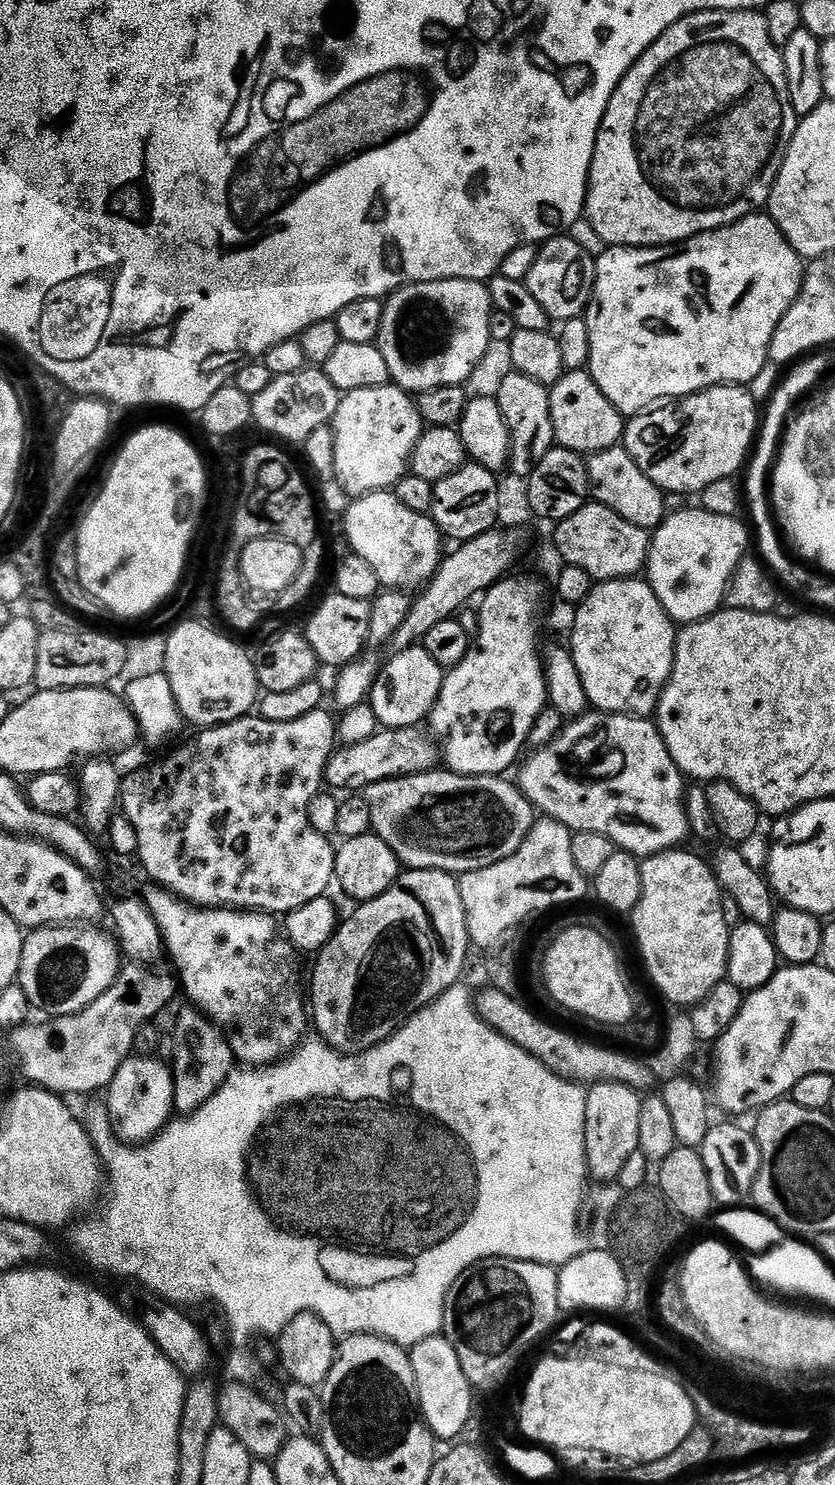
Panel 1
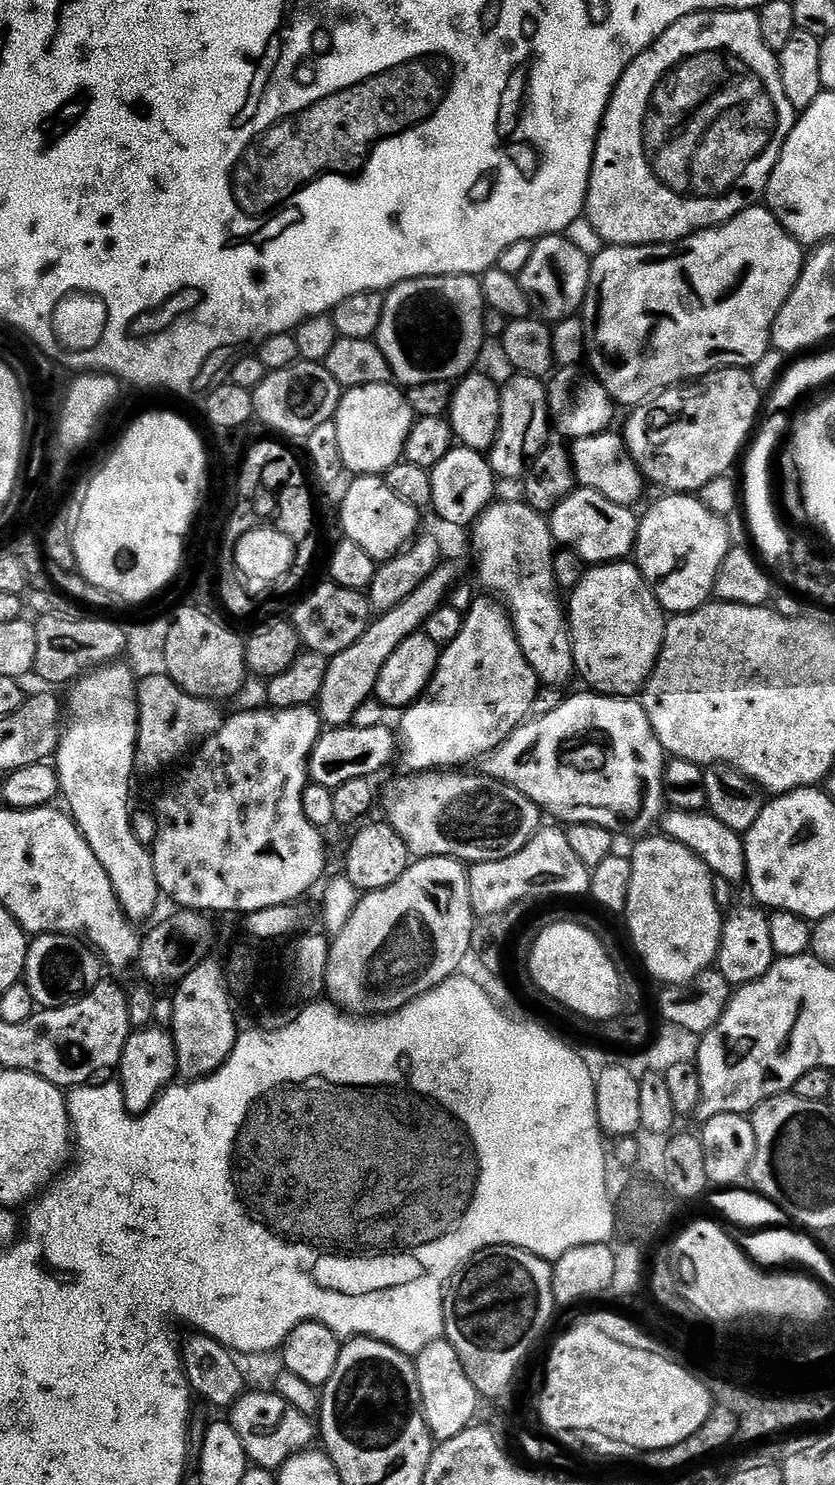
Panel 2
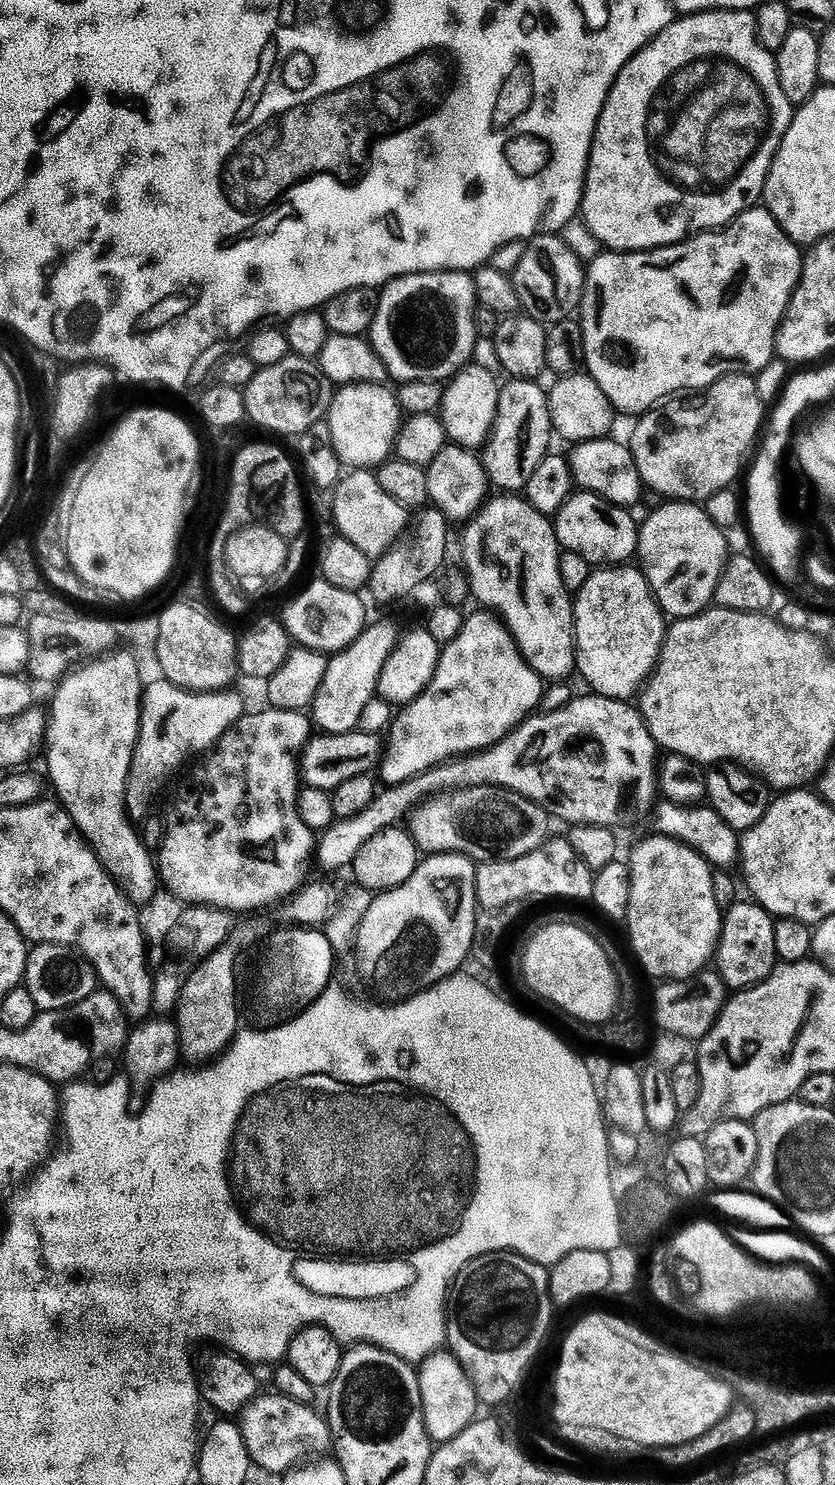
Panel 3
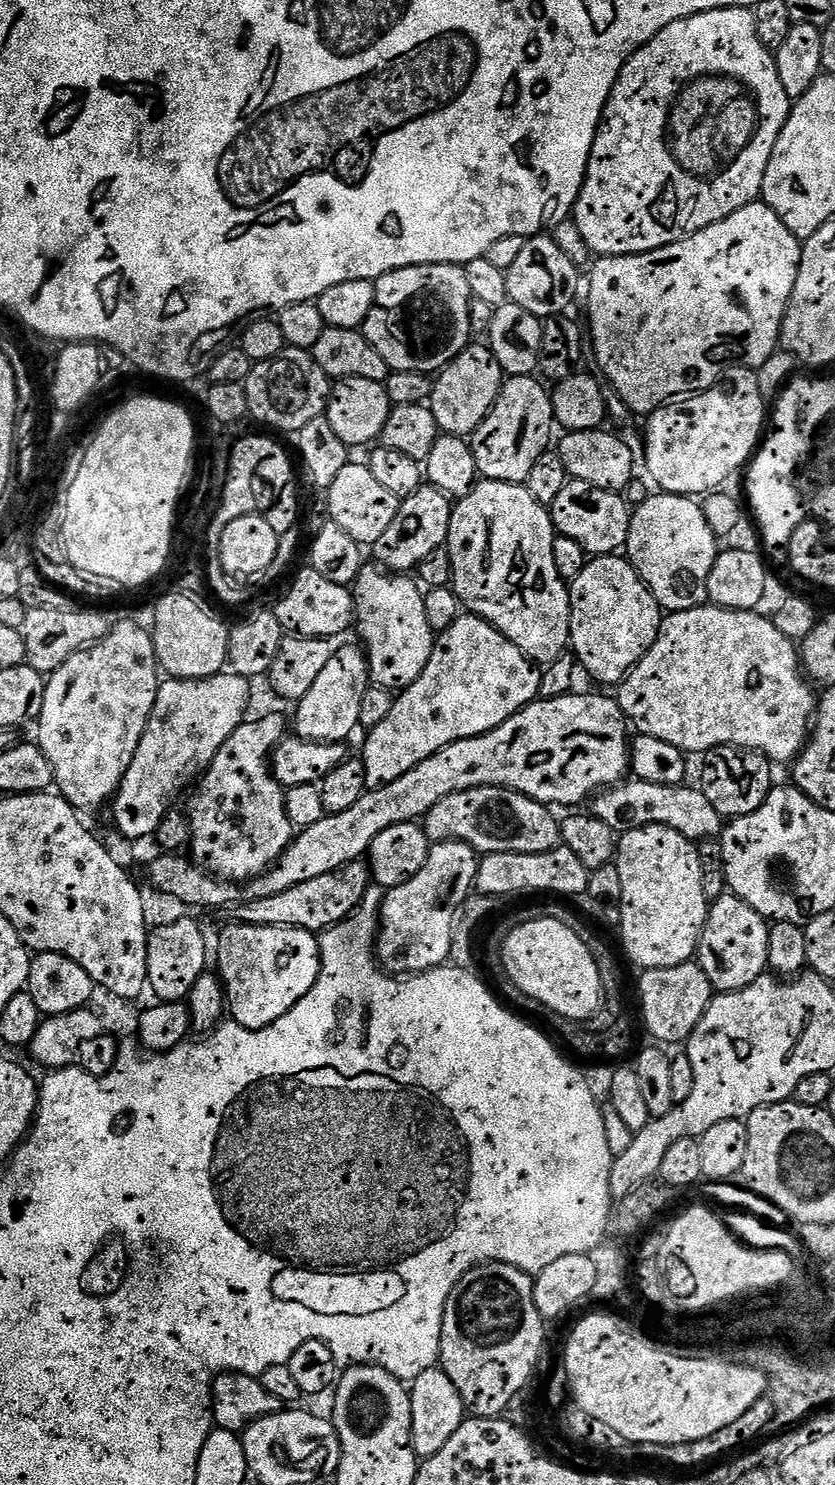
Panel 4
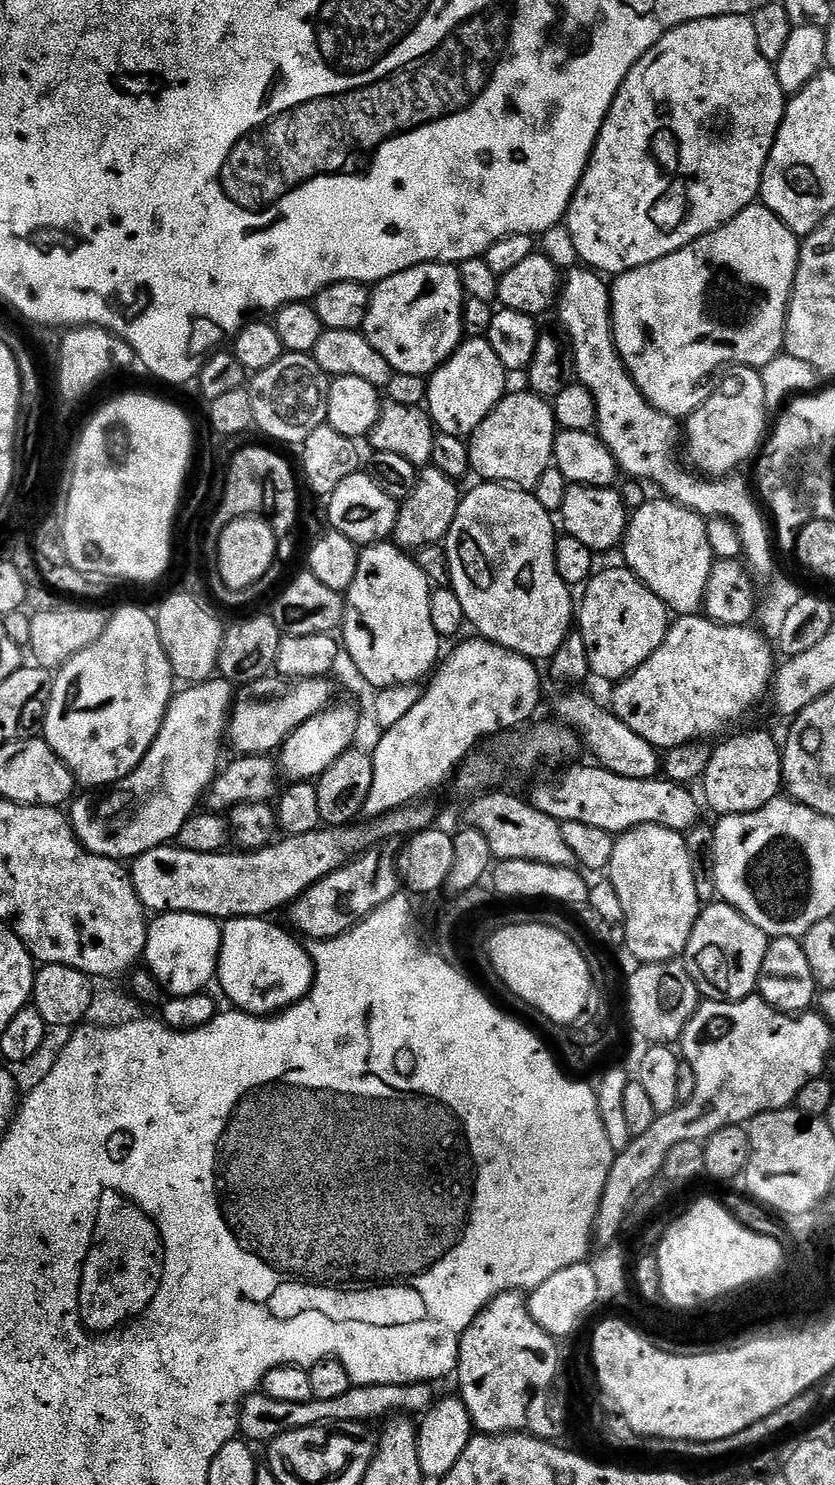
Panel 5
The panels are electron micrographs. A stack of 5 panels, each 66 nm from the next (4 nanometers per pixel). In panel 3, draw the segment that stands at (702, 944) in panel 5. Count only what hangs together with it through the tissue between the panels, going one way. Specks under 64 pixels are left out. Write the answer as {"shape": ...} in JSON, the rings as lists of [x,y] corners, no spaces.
{"shape":[[[747,903],[736,904],[729,912],[727,909],[720,925],[720,942],[716,945],[714,968],[728,990],[747,990],[759,984],[778,963],[775,948],[777,921],[759,904]]]}

